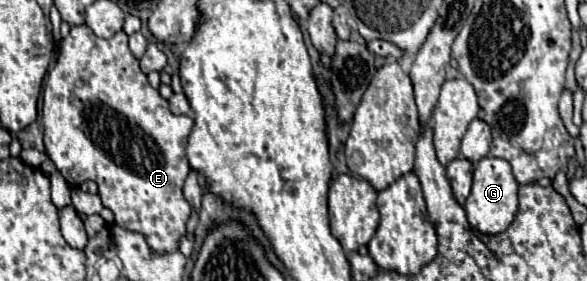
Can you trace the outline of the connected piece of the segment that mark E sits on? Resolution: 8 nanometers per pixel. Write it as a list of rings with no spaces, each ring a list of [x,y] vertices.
[[[86,23],[72,27],[62,43],[60,59],[48,73],[42,125],[46,153],[70,185],[76,187],[86,179],[96,181],[104,207],[112,209],[120,227],[144,233],[148,245],[156,253],[178,249],[178,239],[186,233],[186,221],[192,213],[188,201],[182,197],[182,185],[190,173],[186,143],[194,119],[170,113],[168,101],[150,87],[146,75],[138,67],[138,59],[130,53],[126,33],[120,31],[104,39],[94,35]]]

